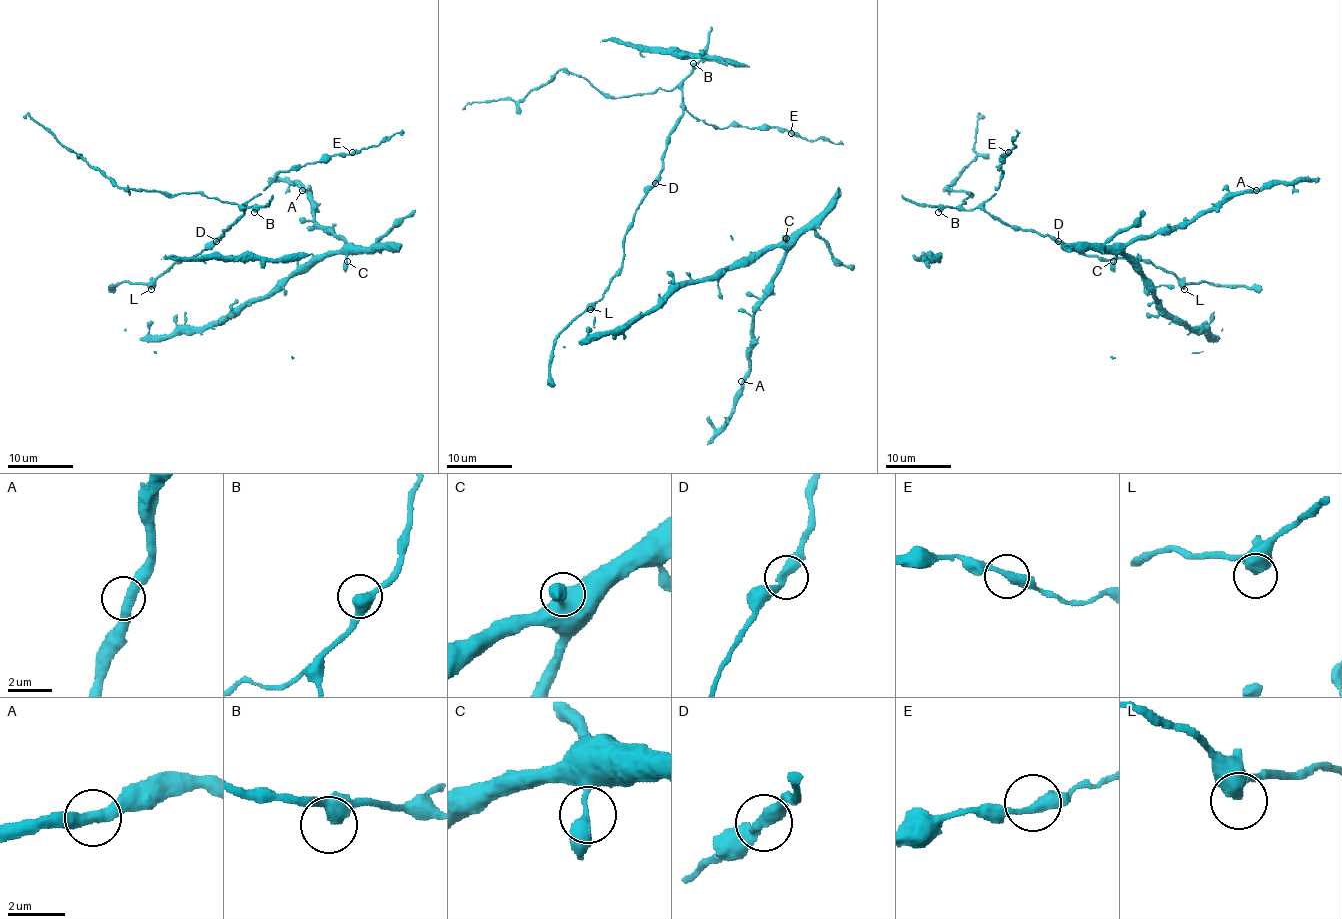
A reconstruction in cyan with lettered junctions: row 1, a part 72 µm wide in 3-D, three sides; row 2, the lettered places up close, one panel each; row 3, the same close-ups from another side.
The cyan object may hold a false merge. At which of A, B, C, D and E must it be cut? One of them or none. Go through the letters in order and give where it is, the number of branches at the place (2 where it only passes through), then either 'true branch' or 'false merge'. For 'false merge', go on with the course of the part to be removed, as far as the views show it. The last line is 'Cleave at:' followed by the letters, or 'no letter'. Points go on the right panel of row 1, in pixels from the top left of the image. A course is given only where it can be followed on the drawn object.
A: place (1256, 190); branches 2; true branch
B: place (938, 212); branches 2; true branch
C: place (1113, 261); branches 2; true branch
D: place (1058, 241); branches 2; true branch
E: place (1008, 152); branches 2; true branch
Cleave at: no letter

